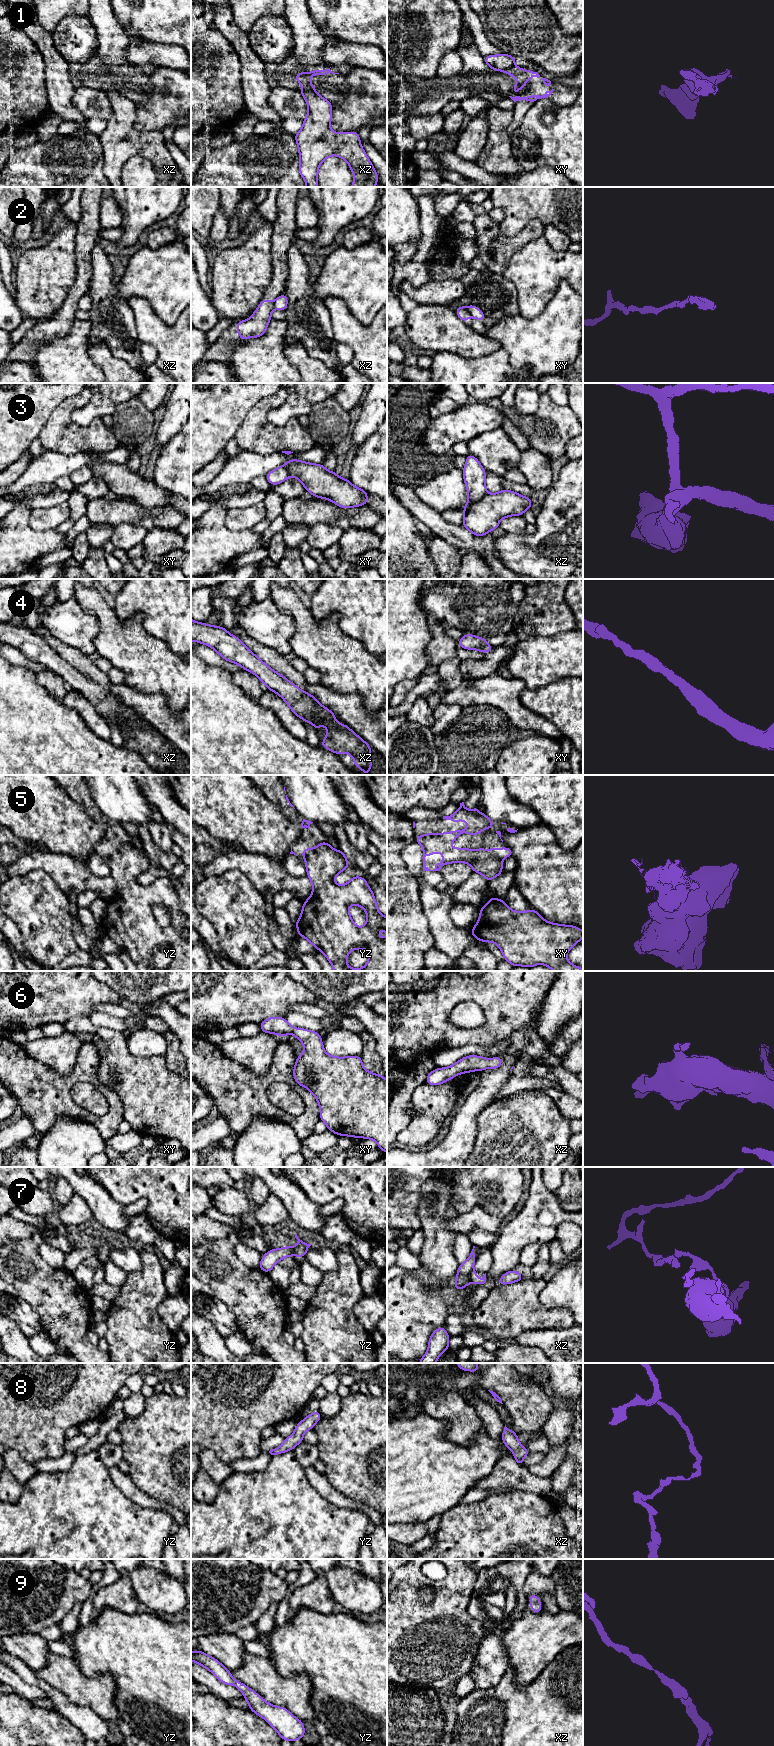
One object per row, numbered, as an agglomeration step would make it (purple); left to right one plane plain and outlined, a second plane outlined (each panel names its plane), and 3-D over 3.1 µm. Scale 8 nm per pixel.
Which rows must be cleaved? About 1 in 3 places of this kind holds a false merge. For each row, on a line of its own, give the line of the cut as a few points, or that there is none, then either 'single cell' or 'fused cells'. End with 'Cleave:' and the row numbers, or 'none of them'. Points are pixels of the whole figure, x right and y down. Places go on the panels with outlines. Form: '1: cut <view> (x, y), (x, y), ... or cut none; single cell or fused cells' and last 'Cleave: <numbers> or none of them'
1: cut xy (514, 65), (504, 71); fused cells
2: cut xy (467, 307), (471, 315); fused cells
3: cut xz (487, 493), (465, 513); fused cells
4: cut none; single cell
5: cut xy (476, 851), (491, 852), (502, 859); fused cells
6: cut none; single cell
7: cut xz (473, 1269), (469, 1275), (468, 1282); fused cells
8: cut none; single cell
9: cut none; single cell
Cleave: 1, 2, 3, 5, 7

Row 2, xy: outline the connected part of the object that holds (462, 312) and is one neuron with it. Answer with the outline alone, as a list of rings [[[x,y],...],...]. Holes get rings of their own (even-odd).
[[[461,306],[457,309],[455,309],[455,312],[457,314],[457,316],[467,324],[467,318],[471,316],[468,307],[466,306]]]

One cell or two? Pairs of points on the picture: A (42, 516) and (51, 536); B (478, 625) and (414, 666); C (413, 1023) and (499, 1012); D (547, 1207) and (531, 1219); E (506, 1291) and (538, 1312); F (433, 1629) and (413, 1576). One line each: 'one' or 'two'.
A: two
B: two
C: one
D: one
E: one
F: one

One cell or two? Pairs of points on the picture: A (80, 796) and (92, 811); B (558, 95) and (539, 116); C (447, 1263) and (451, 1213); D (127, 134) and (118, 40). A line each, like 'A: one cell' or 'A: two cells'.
A: one cell
B: two cells
C: one cell
D: one cell

